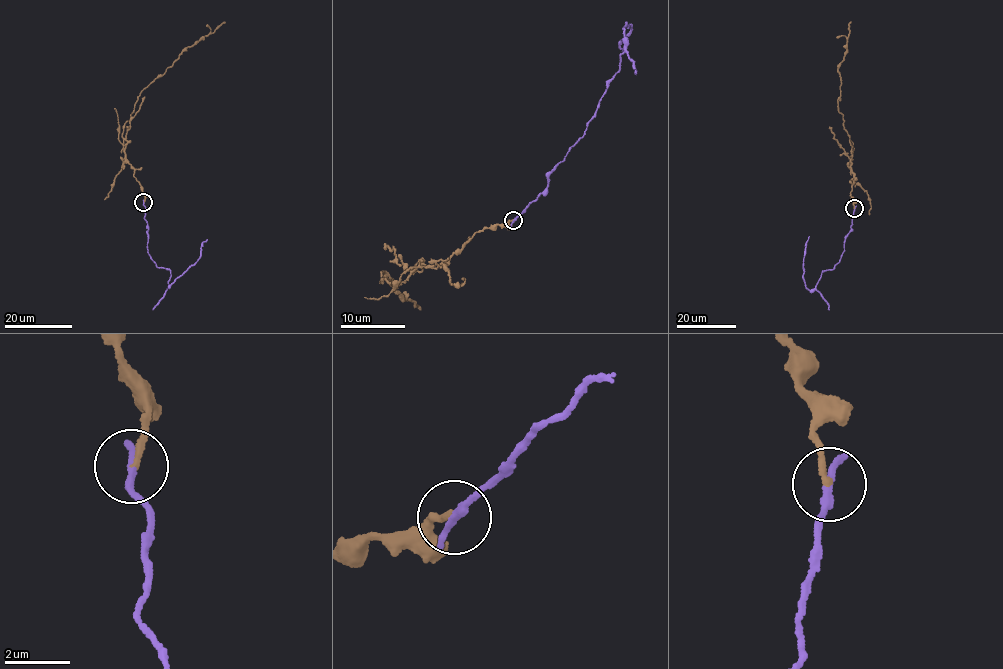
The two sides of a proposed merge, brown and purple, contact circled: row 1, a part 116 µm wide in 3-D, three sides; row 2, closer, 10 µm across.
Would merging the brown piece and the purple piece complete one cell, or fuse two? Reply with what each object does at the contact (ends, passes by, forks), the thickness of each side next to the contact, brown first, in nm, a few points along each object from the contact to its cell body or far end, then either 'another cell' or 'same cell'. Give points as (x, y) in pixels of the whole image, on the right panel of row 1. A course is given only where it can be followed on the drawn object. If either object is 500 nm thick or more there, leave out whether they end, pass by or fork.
brown ends | purple ends | 190/300 nm | brown via (855, 208), (852, 150), (837, 105), (838, 70), (851, 22) | purple via (855, 208), (840, 260), (832, 269), (823, 271), (815, 287), (810, 290), (804, 283), (803, 265), (809, 236) | another cell

